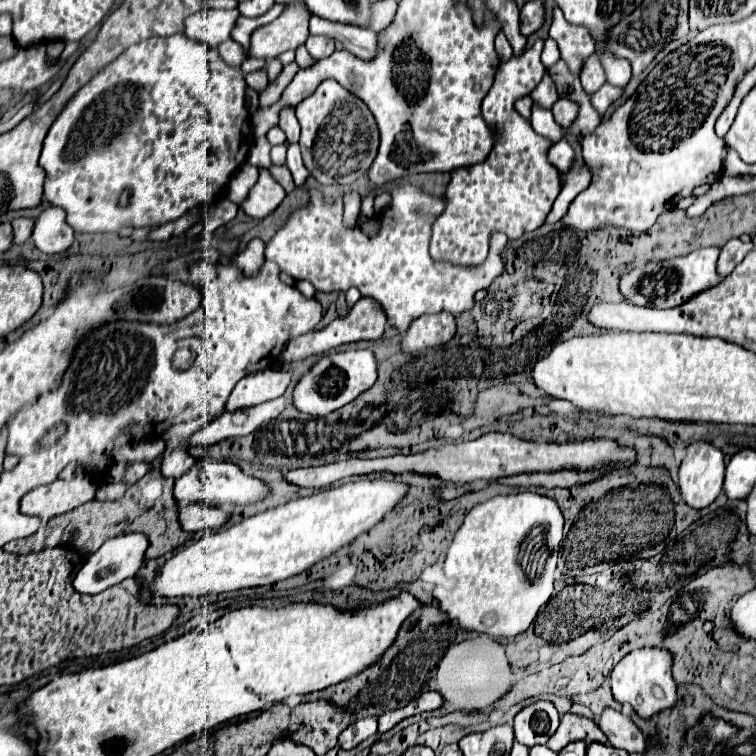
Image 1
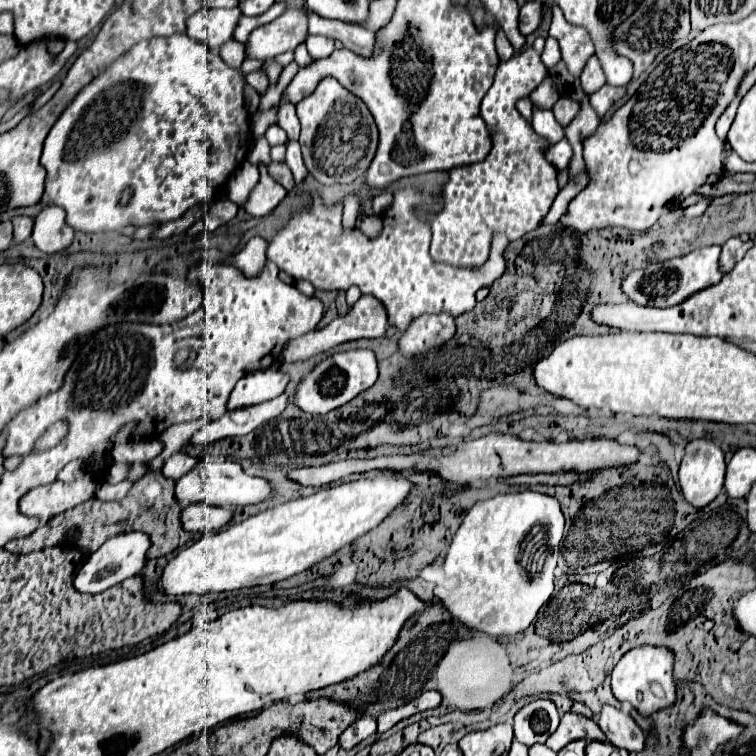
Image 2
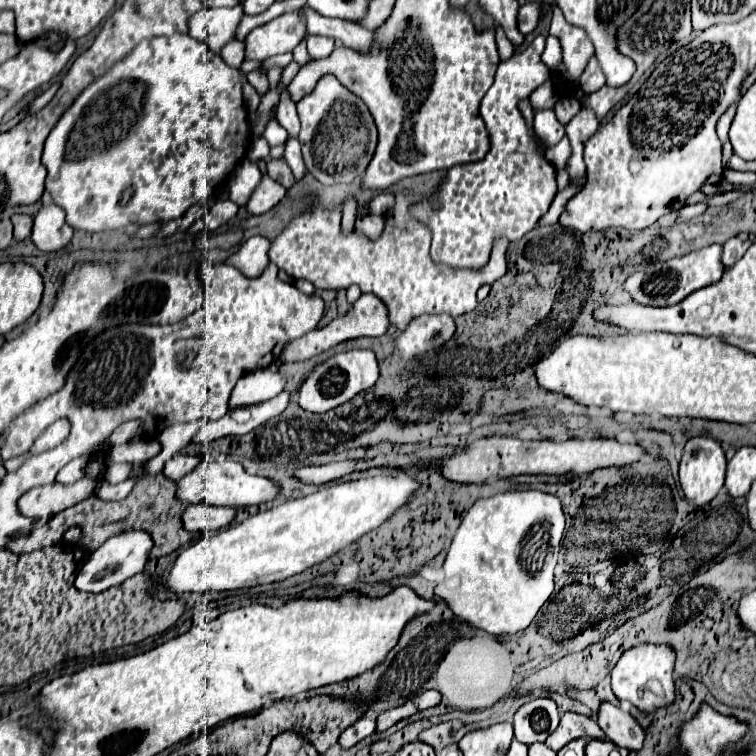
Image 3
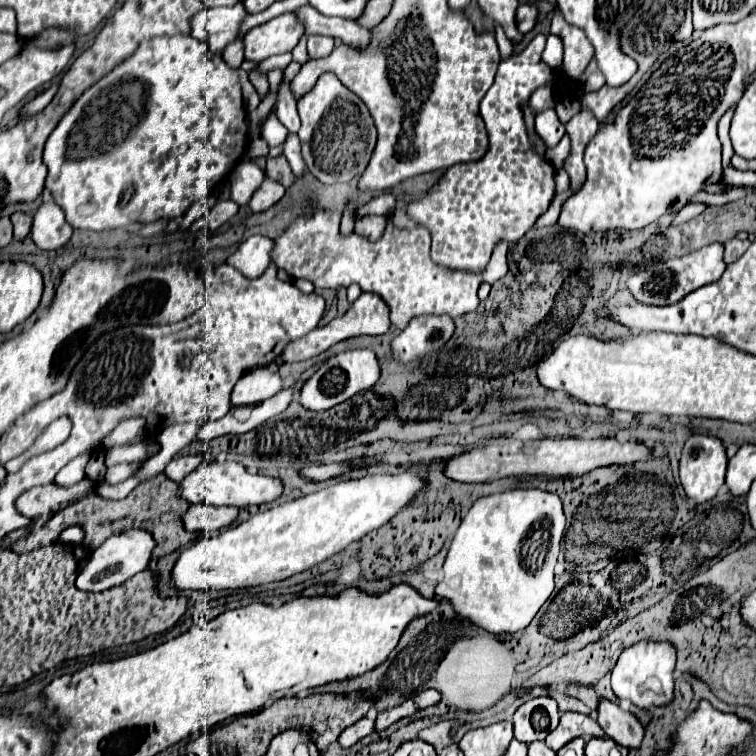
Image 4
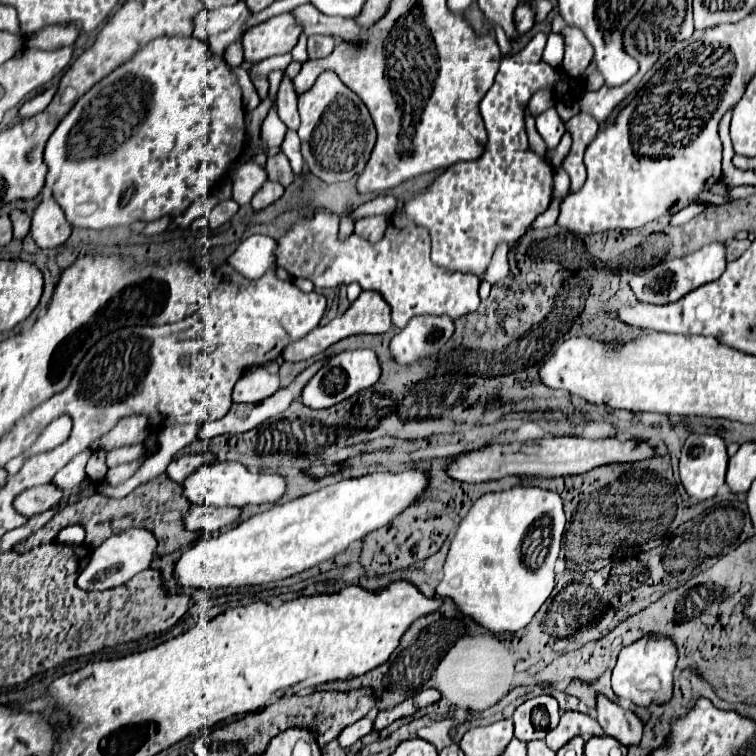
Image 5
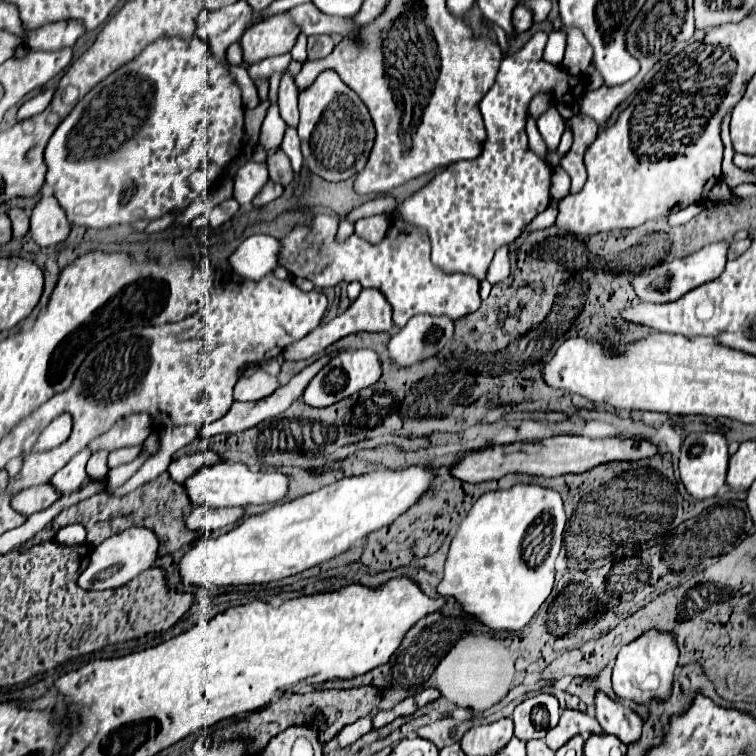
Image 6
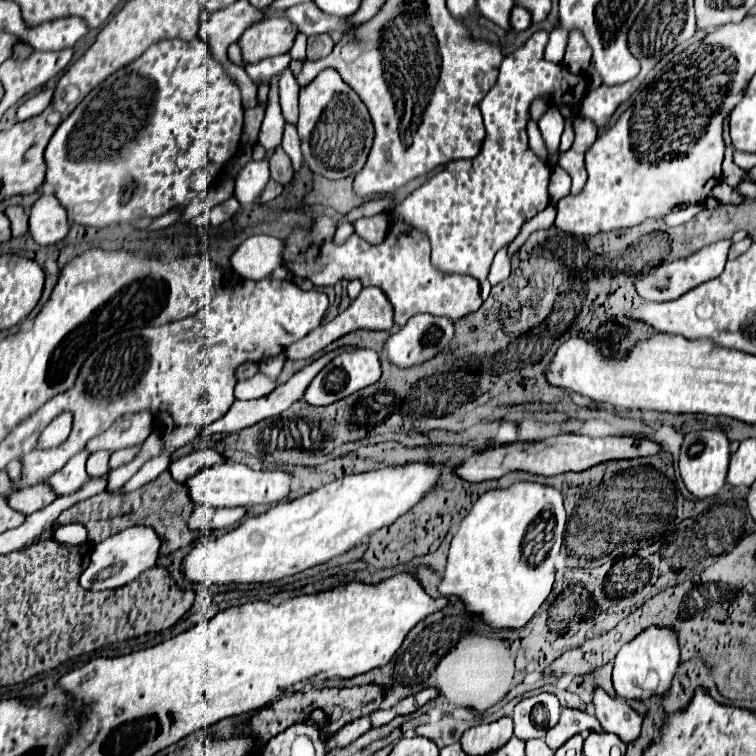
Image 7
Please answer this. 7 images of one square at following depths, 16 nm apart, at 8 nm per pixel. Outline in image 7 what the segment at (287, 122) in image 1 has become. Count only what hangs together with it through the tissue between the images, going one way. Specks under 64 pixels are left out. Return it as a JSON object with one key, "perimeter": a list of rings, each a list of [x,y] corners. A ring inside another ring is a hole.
{"perimeter":[[[286,68],[280,76],[280,108],[282,108],[282,118],[296,126],[298,122],[298,84],[294,74]]]}

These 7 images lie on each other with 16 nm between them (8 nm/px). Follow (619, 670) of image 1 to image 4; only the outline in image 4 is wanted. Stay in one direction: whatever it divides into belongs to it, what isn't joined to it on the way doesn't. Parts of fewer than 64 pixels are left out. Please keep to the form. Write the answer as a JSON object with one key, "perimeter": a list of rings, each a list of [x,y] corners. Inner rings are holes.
{"perimeter":[[[640,642],[630,648],[626,648],[620,654],[620,660],[616,662],[612,670],[612,690],[620,700],[630,700],[634,706],[650,710],[654,706],[666,706],[674,698],[674,664],[676,664],[676,652],[674,646],[668,642]],[[648,678],[658,678],[662,684],[662,692],[650,692],[644,688]]]}

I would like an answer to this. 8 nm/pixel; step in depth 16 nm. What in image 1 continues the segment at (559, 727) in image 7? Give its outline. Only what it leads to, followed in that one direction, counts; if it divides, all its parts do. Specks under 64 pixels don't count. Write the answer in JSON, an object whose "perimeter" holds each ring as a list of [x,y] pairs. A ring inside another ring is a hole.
{"perimeter":[[[564,714],[556,734],[548,740],[548,748],[554,752],[560,752],[570,742],[578,742],[578,740],[586,740],[586,738],[588,738],[588,744],[590,742],[608,744],[604,732],[598,728],[598,724],[594,720],[578,716],[578,714]]]}

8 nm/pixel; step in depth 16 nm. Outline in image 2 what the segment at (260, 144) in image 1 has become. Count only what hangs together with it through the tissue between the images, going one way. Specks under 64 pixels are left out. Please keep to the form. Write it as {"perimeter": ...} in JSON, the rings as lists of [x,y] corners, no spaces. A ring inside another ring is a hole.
{"perimeter":[[[258,138],[252,144],[252,148],[248,152],[248,162],[254,166],[260,166],[260,164],[268,166],[270,164],[270,144],[266,138]]]}

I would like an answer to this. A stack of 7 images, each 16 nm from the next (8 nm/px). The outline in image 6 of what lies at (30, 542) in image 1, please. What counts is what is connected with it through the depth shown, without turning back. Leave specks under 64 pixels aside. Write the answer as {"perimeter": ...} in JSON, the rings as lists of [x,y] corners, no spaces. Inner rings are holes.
{"perimeter":[[[168,472],[160,474],[156,480],[150,480],[148,484],[142,484],[140,488],[136,488],[134,492],[126,494],[124,498],[112,498],[108,494],[94,494],[70,508],[64,508],[54,520],[50,526],[46,526],[44,530],[40,530],[32,540],[28,540],[26,544],[22,544],[18,550],[28,550],[36,544],[42,544],[42,542],[50,542],[54,540],[56,532],[62,528],[62,526],[68,526],[68,524],[82,524],[86,528],[86,542],[92,544],[92,546],[98,546],[102,540],[110,538],[112,534],[118,534],[126,528],[132,528],[132,526],[144,526],[144,528],[152,528],[156,538],[160,540],[160,548],[158,548],[158,556],[164,556],[164,554],[172,554],[192,542],[198,540],[198,534],[194,536],[194,532],[190,532],[186,528],[186,516],[192,508],[192,503],[188,500],[185,494],[184,487],[180,487],[182,484],[174,482]]]}

